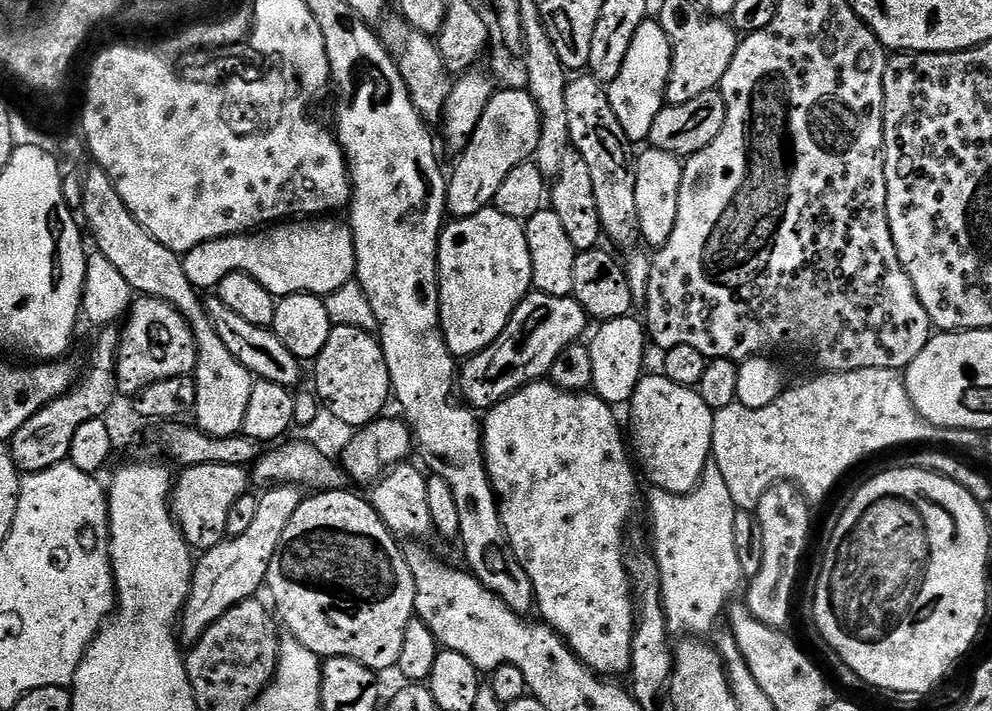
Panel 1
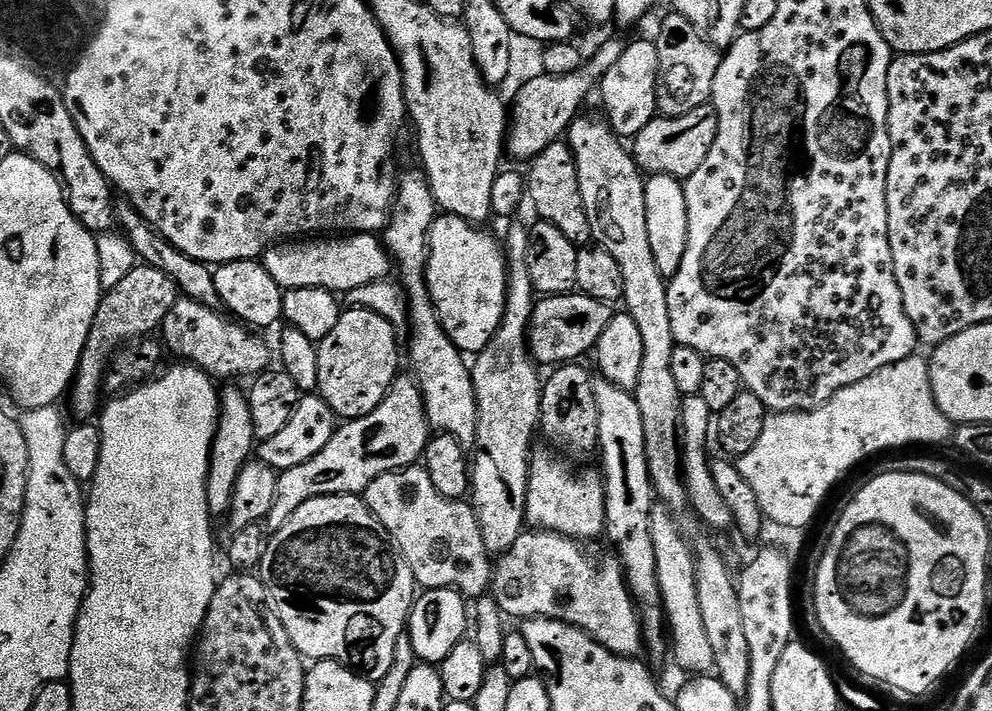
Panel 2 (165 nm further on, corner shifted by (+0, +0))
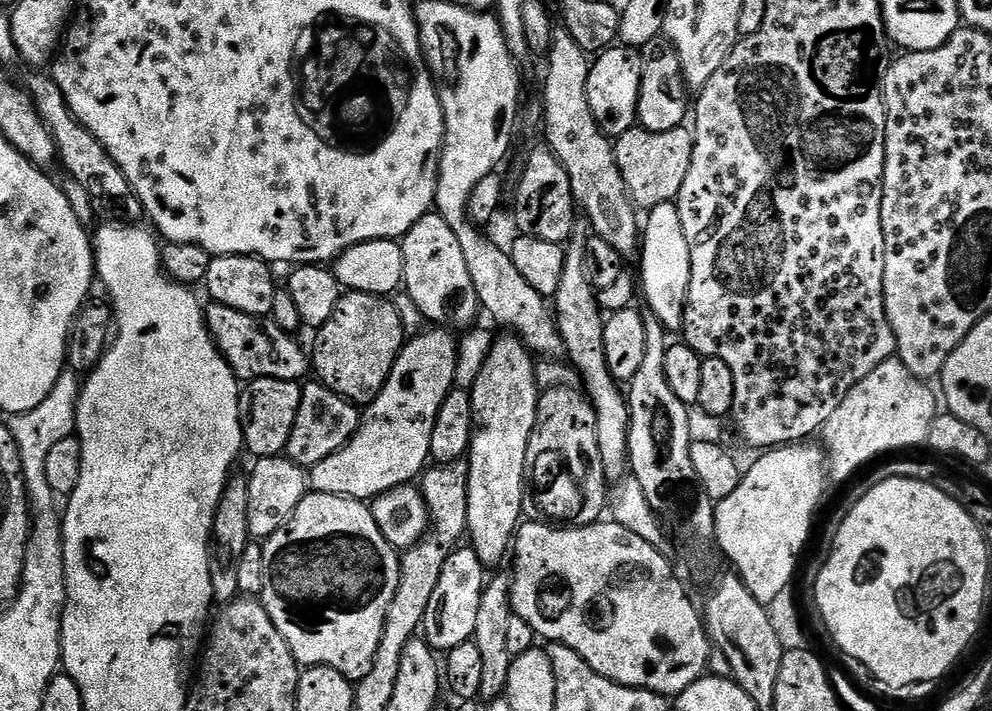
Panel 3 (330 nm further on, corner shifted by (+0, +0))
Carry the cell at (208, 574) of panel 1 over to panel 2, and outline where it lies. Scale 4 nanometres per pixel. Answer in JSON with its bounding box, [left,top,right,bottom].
[266,375,430,533]

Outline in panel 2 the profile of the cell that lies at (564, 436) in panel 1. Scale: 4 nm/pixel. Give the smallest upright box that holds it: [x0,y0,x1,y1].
[524,447,606,542]

